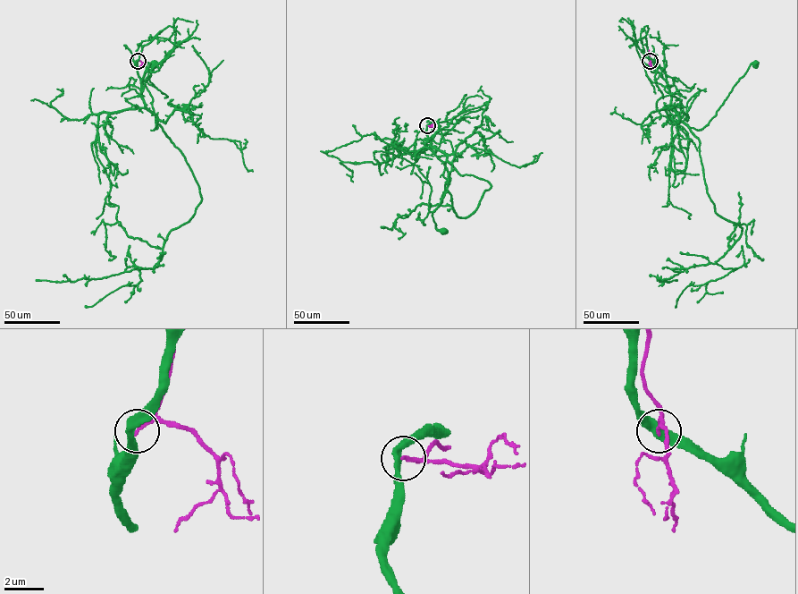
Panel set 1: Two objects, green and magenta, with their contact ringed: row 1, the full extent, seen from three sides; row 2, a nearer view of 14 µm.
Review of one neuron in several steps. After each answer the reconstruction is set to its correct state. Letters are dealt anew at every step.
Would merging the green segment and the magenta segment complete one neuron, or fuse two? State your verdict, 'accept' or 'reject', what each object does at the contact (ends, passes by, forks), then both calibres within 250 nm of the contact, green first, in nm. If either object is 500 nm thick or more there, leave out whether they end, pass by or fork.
reject; green passes by; magenta ends; calibres 400 and 240 nm

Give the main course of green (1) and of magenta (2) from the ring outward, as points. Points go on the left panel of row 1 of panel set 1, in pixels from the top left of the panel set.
1: (138, 61), (143, 102), (156, 118), (154, 130), (157, 126), (152, 98), (142, 78), (146, 63), (154, 63)
2: (138, 61), (142, 50)

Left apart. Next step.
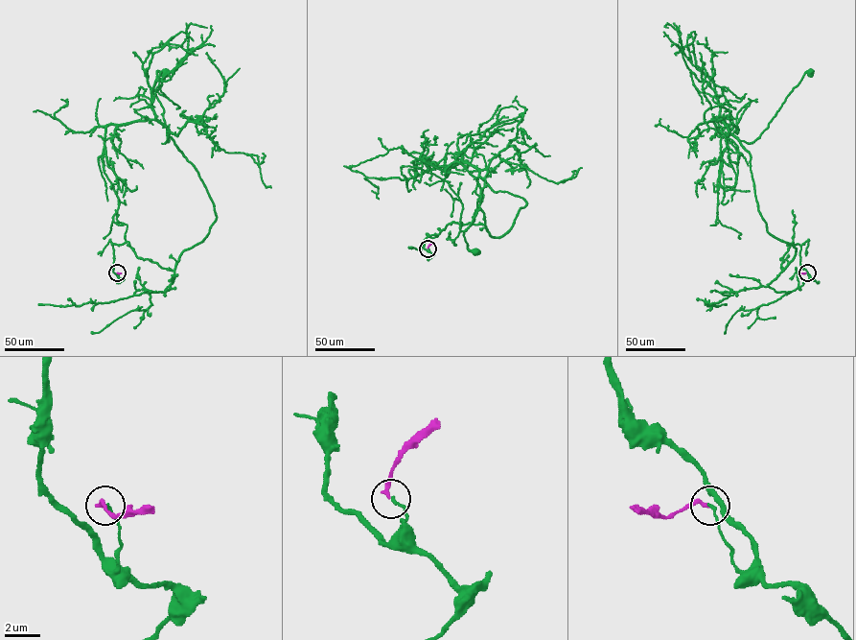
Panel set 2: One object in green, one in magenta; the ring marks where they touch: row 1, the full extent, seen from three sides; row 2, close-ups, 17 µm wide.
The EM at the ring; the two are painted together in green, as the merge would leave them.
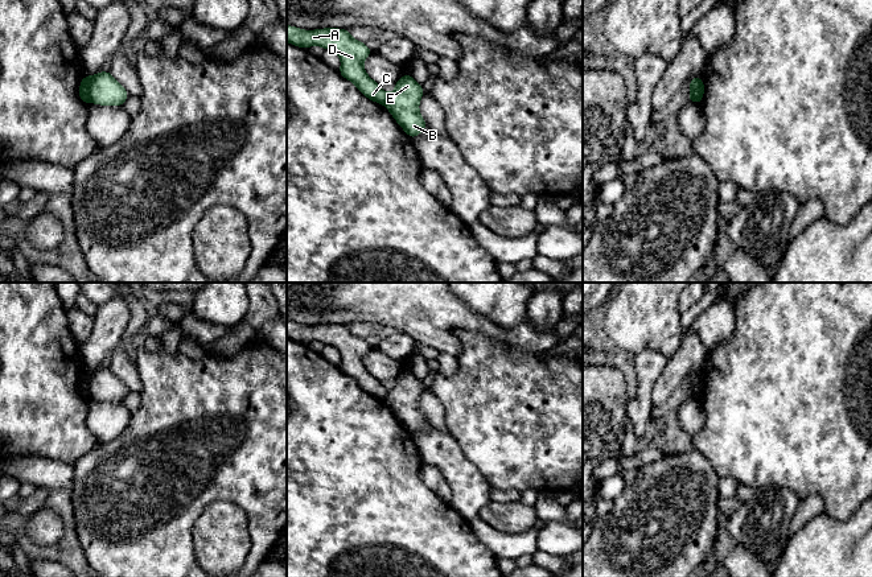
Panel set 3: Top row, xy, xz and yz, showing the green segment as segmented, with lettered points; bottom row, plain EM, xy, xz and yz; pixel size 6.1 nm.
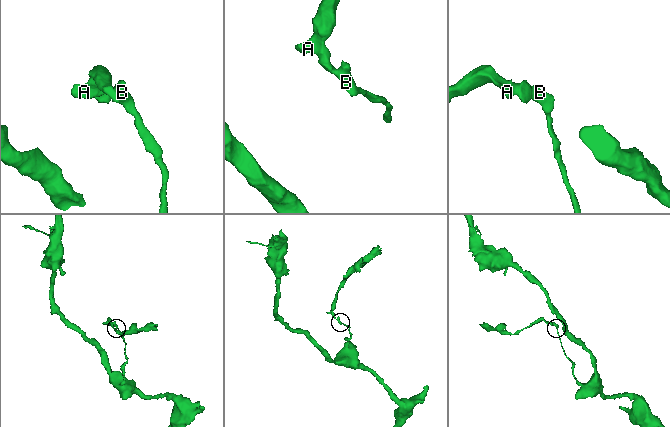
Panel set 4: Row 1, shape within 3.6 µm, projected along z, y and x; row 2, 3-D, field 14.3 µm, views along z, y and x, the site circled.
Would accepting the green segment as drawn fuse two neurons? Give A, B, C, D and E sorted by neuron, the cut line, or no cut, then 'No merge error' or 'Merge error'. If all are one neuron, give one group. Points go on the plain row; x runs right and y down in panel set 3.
Groups: A C D / B E. Split along xy (91, 373), (89, 398). Merge error

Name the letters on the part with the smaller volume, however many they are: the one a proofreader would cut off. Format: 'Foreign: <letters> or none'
Foreign: A, C, D

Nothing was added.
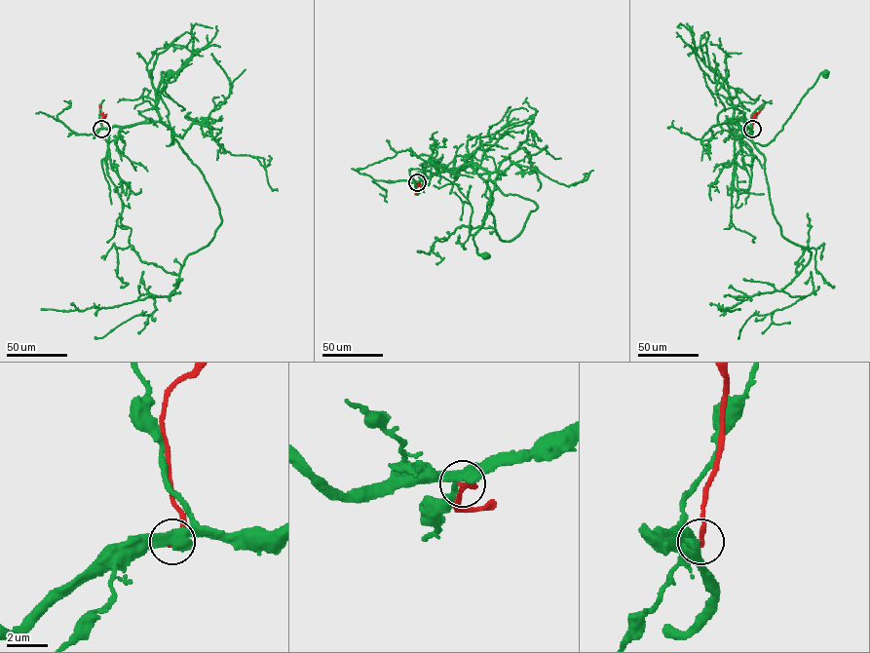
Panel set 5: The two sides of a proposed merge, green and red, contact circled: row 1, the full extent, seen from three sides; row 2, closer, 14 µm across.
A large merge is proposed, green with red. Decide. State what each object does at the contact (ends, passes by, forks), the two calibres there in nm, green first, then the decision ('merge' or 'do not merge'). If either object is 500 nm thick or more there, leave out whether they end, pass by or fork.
500/240 nm | do not merge

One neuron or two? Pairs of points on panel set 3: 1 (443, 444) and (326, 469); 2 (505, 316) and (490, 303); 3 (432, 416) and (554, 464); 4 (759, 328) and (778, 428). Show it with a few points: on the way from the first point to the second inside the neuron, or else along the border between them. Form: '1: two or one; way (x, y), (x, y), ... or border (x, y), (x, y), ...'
1: two; border (411, 436), (423, 462)
2: one; way (501, 312), (494, 305)
3: two; border (432, 392), (443, 408), (448, 432)
4: one; way (778, 353), (778, 403)

